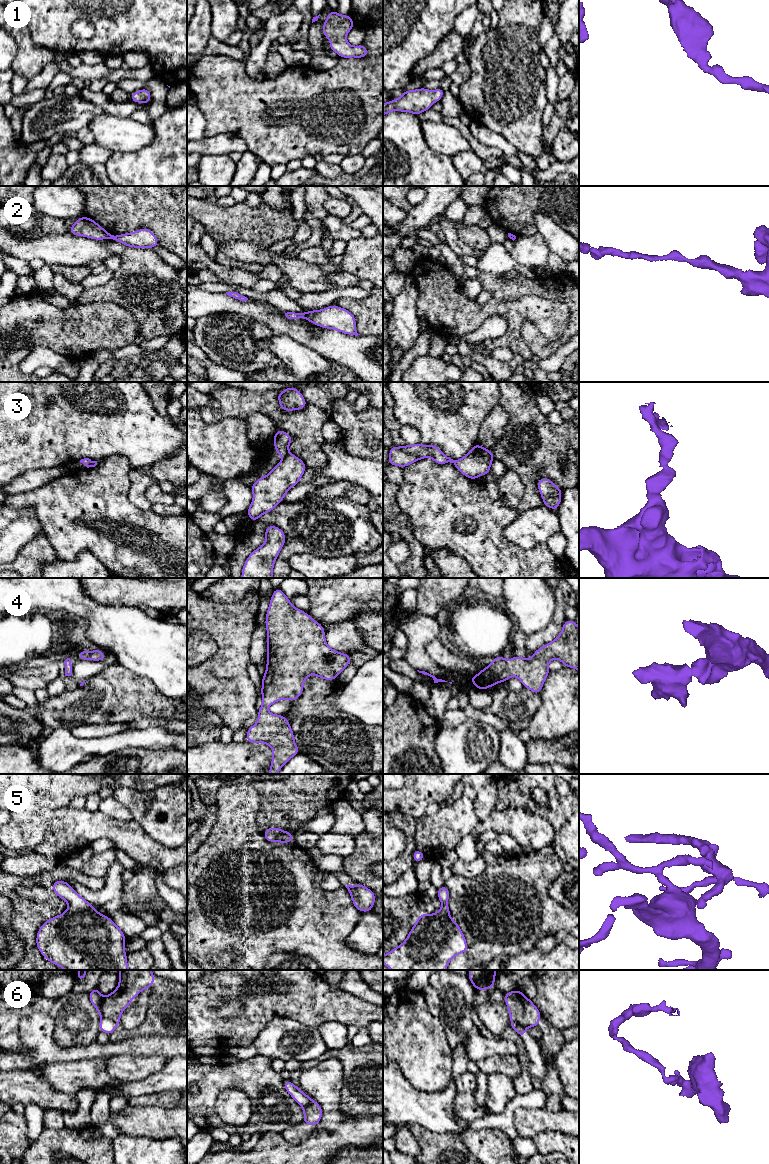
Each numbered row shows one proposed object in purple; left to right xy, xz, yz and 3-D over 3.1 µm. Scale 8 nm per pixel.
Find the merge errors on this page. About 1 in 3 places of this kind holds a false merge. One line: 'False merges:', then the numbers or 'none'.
False merges: 2, 3, 6

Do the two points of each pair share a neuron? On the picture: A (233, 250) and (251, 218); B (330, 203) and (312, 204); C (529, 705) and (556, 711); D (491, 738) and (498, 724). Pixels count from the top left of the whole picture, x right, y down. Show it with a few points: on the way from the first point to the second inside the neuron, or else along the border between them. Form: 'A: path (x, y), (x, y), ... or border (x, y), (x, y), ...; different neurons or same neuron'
A: border (261, 246), (241, 241), (225, 241), (220, 248); different neurons
B: border (329, 197), (324, 203), (324, 209), (327, 213); different neurons
C: border (540, 694), (541, 705), (527, 728); different neurons
D: border (474, 720), (488, 723), (499, 732); different neurons

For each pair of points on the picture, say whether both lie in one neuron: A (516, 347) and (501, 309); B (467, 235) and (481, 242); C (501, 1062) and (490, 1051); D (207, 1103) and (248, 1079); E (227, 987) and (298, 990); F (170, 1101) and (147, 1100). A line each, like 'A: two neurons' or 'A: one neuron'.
A: one neuron
B: one neuron
C: two neurons
D: one neuron
E: one neuron
F: one neuron

